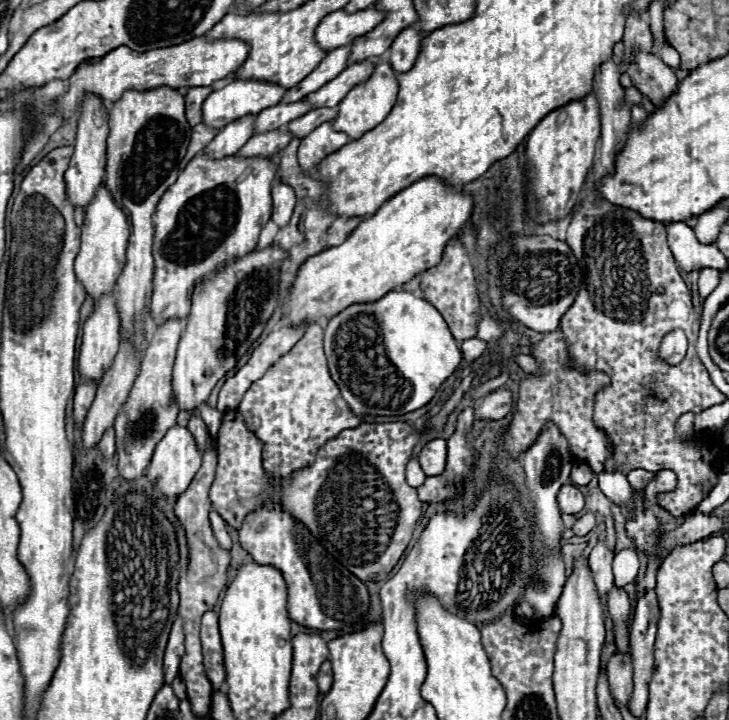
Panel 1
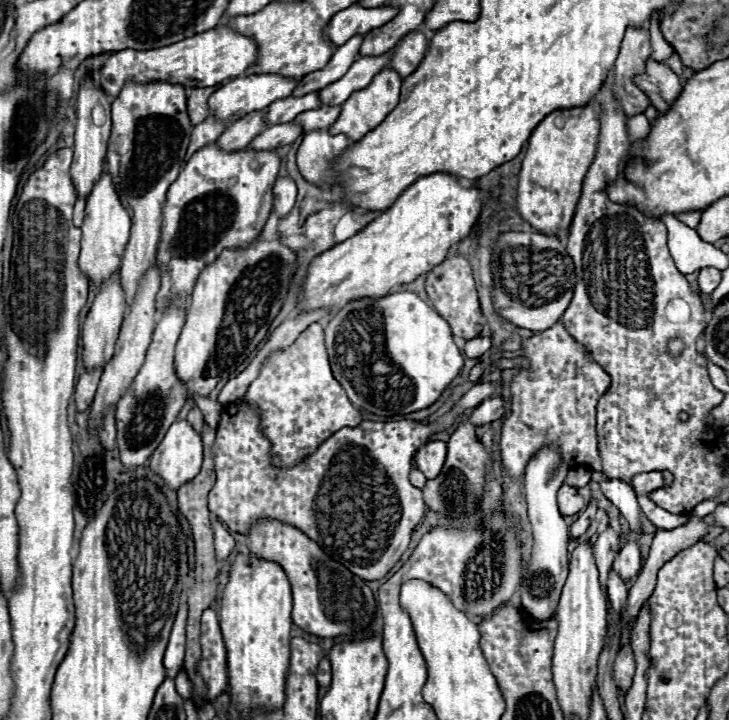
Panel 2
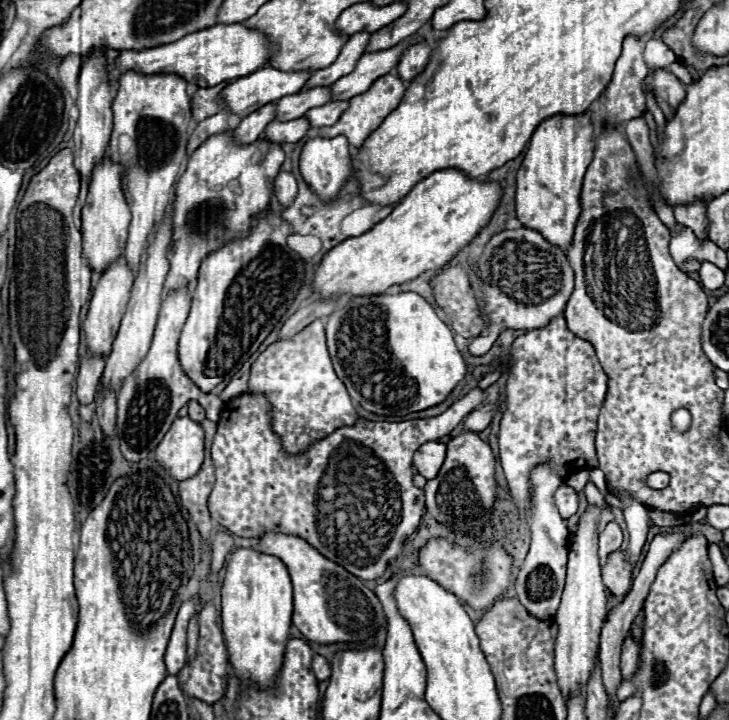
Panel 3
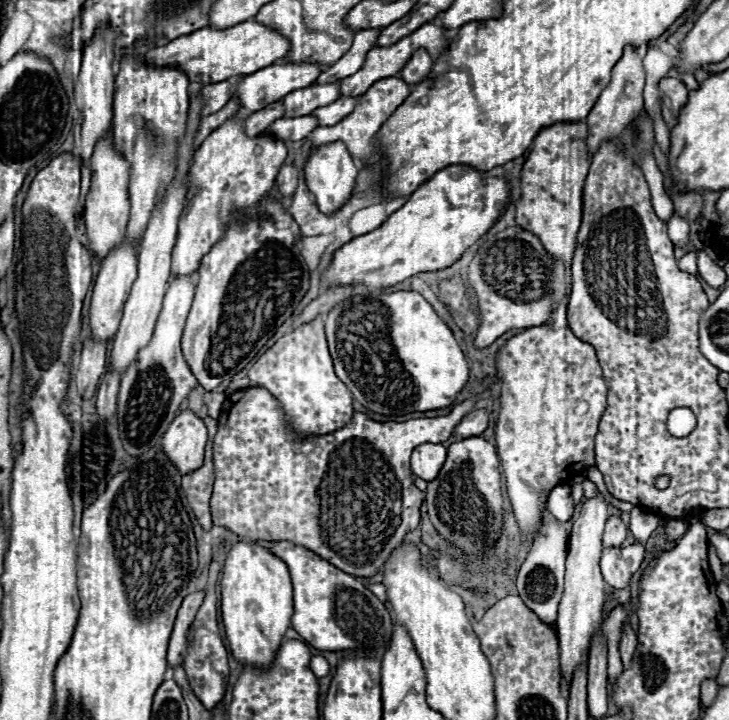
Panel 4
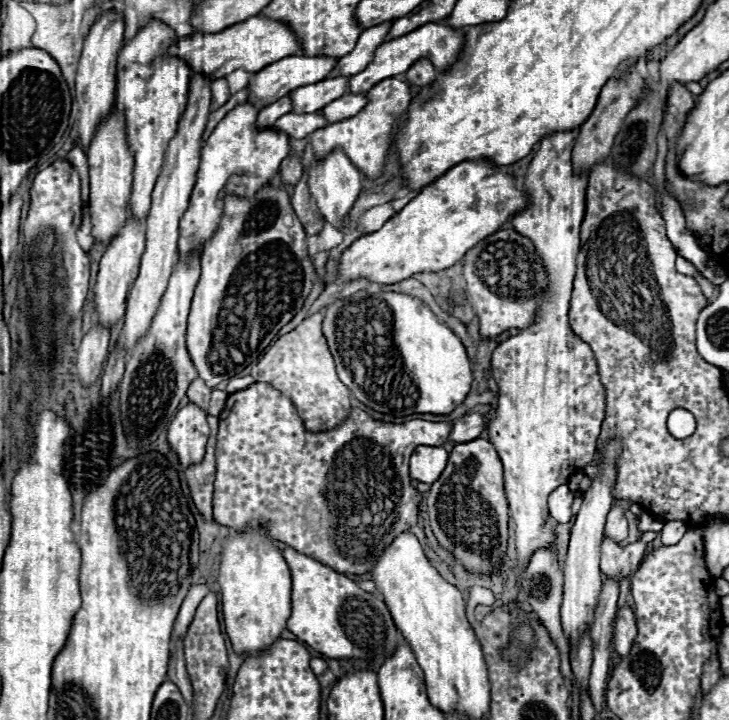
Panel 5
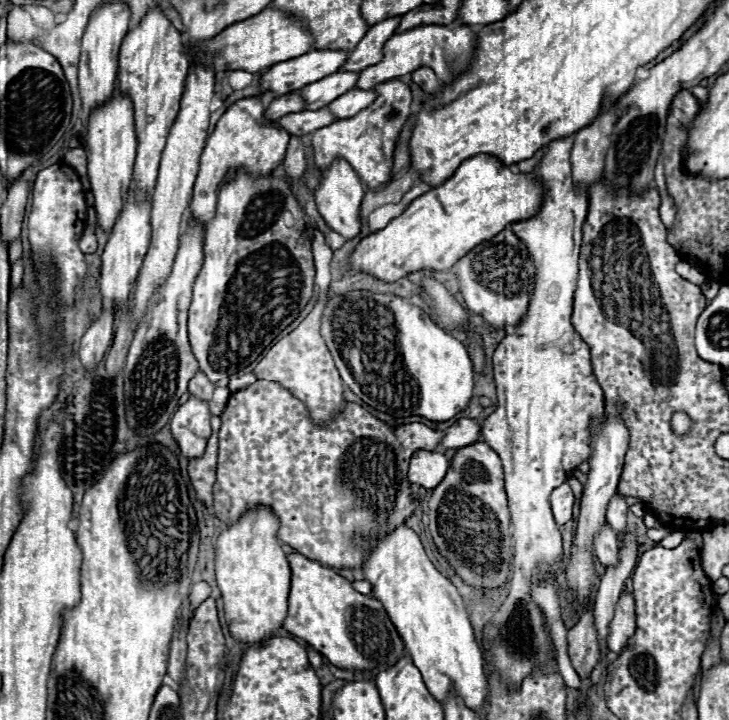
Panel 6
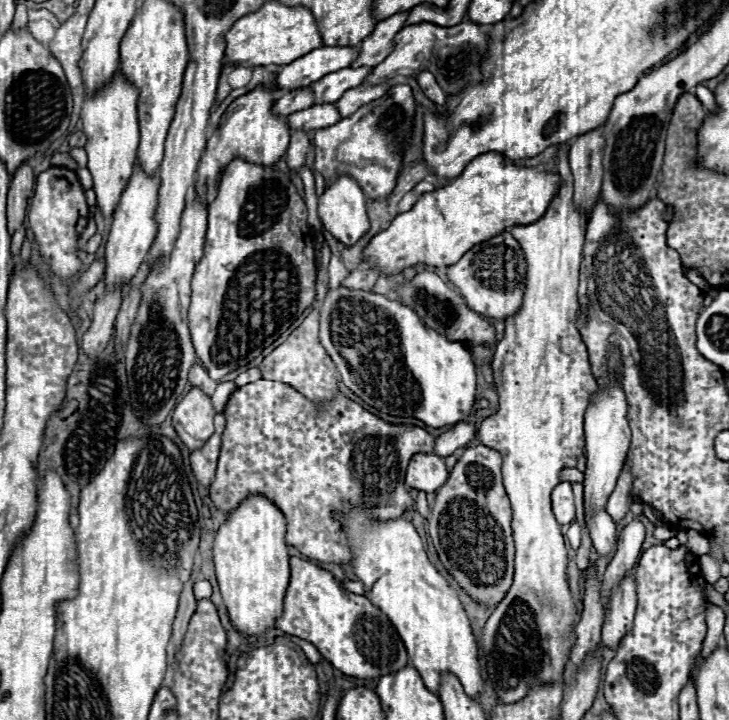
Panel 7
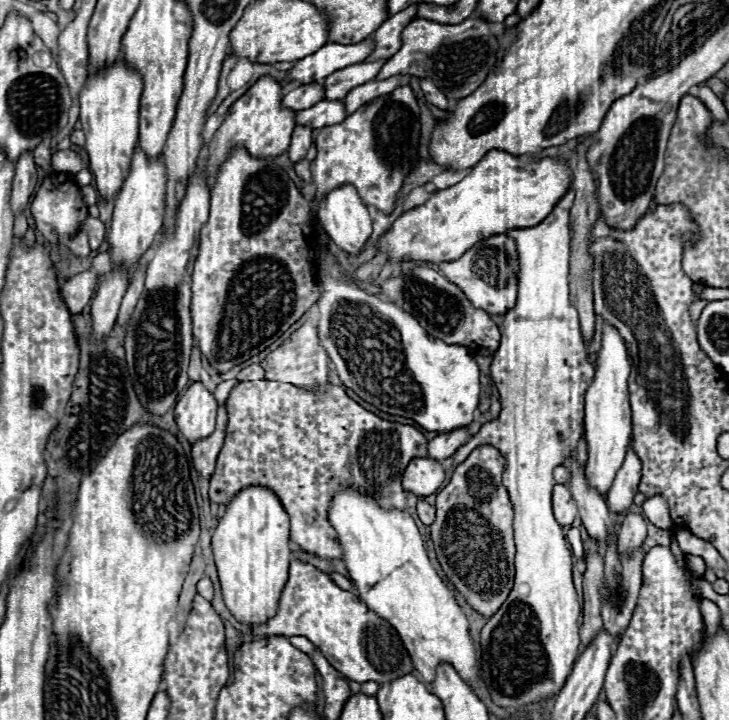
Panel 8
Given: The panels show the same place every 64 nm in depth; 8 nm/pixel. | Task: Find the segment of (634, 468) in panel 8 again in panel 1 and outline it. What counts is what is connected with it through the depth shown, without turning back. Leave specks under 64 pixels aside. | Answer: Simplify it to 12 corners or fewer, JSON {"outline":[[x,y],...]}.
{"outline":[[598,542],[588,564],[604,598],[614,586],[614,548]]}

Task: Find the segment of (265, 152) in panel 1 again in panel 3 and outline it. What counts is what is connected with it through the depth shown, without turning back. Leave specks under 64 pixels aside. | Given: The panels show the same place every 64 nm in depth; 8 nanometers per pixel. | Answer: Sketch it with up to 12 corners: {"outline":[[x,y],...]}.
{"outline":[[306,118],[270,122],[264,142],[298,142],[308,132]]}

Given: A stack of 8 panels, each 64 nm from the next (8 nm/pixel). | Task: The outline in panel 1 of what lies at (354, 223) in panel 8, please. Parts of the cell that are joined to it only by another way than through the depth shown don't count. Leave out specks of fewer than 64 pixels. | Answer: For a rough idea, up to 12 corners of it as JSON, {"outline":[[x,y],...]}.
{"outline":[[324,122],[298,148],[306,172],[348,144],[344,132]]}

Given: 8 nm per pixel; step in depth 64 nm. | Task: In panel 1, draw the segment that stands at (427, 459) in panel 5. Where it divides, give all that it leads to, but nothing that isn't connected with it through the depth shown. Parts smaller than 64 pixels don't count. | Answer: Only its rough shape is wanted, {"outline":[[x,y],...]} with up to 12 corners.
{"outline":[[436,438],[422,448],[418,460],[426,476],[446,466],[446,440]]}

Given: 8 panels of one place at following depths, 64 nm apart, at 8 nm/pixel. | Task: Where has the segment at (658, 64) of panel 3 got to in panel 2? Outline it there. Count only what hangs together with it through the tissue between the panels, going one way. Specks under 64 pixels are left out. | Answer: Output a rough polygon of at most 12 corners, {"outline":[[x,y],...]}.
{"outline":[[660,12],[650,18],[650,58],[664,62],[674,52],[660,32]]}

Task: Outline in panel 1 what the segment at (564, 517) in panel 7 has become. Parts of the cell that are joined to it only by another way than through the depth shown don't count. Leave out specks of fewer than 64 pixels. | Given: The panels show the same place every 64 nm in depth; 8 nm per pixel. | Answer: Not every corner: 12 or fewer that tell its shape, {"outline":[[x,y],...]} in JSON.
{"outline":[[564,484],[558,504],[564,514],[584,508],[584,494],[576,486]]}

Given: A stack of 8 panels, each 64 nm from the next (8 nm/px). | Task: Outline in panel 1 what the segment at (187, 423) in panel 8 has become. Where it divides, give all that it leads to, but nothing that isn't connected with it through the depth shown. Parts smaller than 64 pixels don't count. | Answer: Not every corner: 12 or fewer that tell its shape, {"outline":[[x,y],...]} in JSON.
{"outline":[[184,426],[158,442],[146,476],[176,500],[200,470],[202,454]]}

